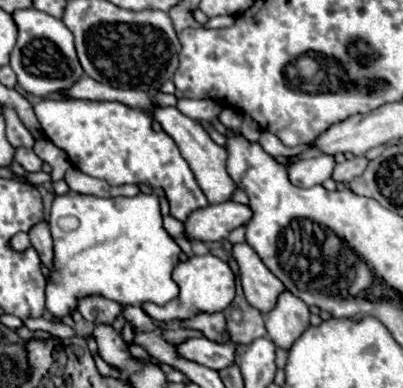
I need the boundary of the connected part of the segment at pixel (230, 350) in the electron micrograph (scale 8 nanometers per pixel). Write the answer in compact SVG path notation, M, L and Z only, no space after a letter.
M206 337L186 339L186 341L182 341L174 347L176 347L178 357L200 363L200 365L216 369L216 371L228 367L234 361L234 353L238 349L238 345L232 343L232 341L226 343L226 345L220 345L220 343L208 341Z

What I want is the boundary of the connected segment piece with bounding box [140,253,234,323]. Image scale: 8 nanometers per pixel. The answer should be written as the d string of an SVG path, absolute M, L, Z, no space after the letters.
M206 253L206 255L194 255L188 257L186 261L180 261L174 269L174 281L180 287L180 295L176 299L172 299L168 305L158 307L154 303L142 303L140 307L144 309L146 315L150 315L154 321L162 321L168 323L172 319L178 321L186 321L192 319L200 313L218 313L224 311L232 299L234 299L234 273L228 267L228 263L220 261L218 257Z

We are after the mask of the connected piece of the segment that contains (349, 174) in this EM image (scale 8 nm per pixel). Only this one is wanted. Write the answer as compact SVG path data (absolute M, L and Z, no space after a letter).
M354 157L352 161L344 161L340 165L334 167L334 173L332 173L332 179L336 183L350 183L354 177L358 177L360 173L364 173L368 161L364 157Z

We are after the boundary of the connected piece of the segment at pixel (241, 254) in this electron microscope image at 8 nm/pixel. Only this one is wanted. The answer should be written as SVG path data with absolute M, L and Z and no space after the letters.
M248 243L232 245L232 257L240 269L244 295L260 313L268 313L276 305L276 297L284 291L282 281L262 263L258 253Z

